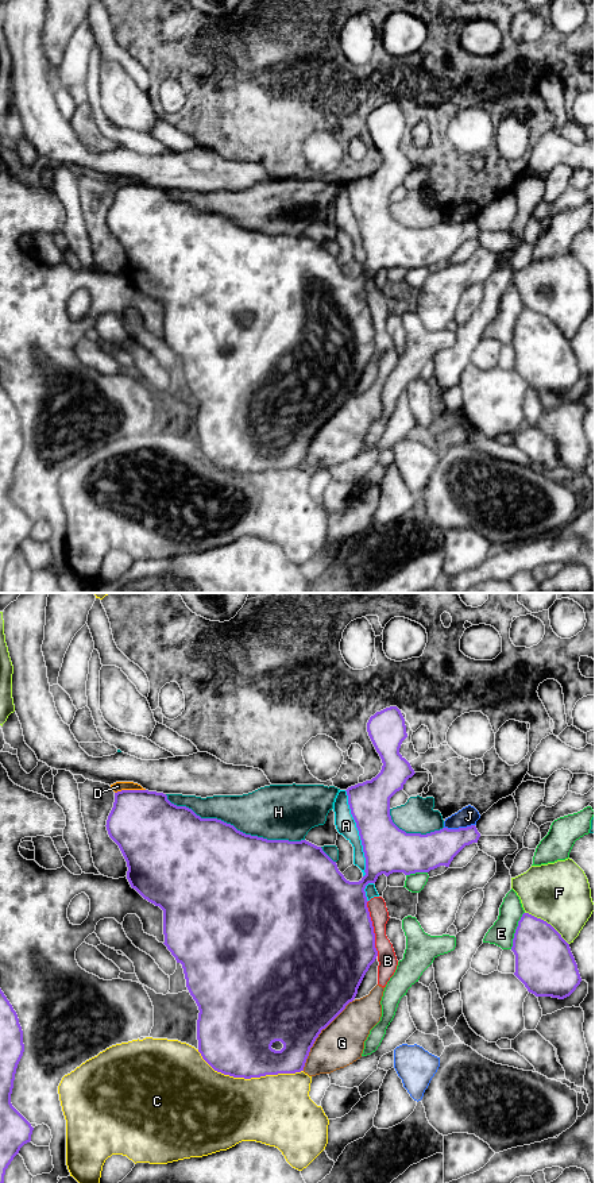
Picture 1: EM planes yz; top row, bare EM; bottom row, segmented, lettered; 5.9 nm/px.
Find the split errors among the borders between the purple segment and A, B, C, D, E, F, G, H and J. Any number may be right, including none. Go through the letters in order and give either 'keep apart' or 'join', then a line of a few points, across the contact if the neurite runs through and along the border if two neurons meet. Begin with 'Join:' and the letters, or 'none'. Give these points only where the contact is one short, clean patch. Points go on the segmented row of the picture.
Join: none
A: keep apart
B: keep apart | yz (367, 901), (374, 947), (378, 955)
C: keep apart
D: keep apart
E: keep apart
F: keep apart
G: keep apart
H: keep apart
J: keep apart

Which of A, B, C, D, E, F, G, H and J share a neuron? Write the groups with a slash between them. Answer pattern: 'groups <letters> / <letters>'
groups A B G / C / D H / E / F / J

